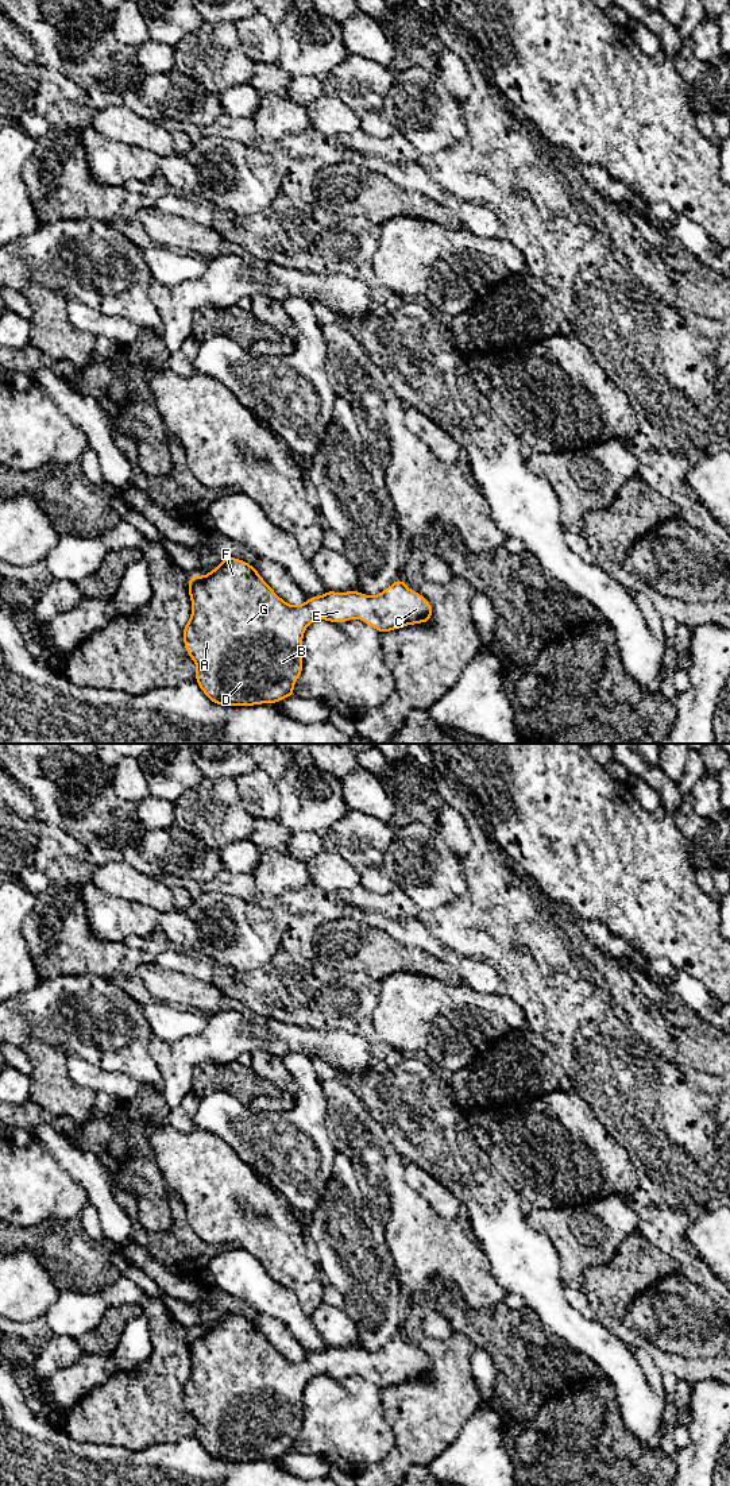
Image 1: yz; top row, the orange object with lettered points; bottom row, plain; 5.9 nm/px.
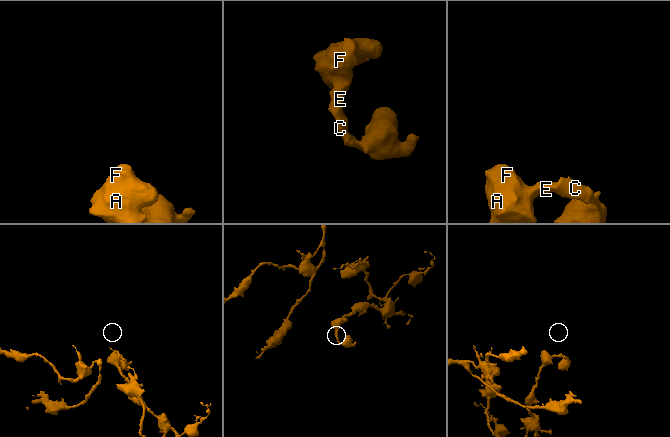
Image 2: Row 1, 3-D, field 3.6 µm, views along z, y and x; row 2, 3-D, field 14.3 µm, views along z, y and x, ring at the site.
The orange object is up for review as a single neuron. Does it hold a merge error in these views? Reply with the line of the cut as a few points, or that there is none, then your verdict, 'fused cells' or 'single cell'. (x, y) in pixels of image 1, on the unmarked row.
cut none; single cell

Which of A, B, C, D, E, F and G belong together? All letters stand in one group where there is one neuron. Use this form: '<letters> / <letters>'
A B C D E F G

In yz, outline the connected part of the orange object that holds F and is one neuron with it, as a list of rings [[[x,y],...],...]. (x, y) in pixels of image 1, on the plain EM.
[[[224,1313],[205,1332],[192,1331],[188,1343],[192,1373],[184,1382],[185,1404],[197,1421],[200,1444],[210,1458],[223,1462],[274,1460],[296,1451],[293,1441],[302,1428],[302,1392],[313,1375],[341,1379],[360,1374],[381,1389],[432,1375],[432,1360],[399,1333],[374,1352],[358,1347],[327,1347],[291,1362],[273,1347],[254,1321]]]

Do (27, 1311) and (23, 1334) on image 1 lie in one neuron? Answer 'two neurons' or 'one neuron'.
two neurons

